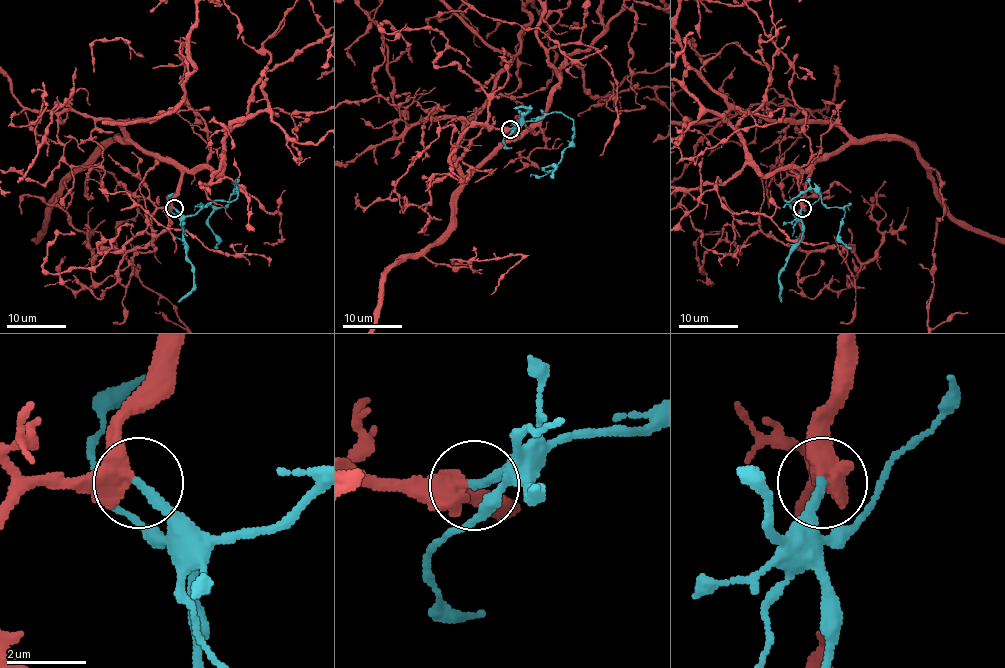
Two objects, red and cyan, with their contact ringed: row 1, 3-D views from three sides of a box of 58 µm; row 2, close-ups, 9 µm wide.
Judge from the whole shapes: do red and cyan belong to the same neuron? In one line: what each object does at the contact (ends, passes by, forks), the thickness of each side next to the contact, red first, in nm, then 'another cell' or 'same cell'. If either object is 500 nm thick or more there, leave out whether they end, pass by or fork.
red passes by; cyan ends; calibres 440 and 240 nm; same cell

